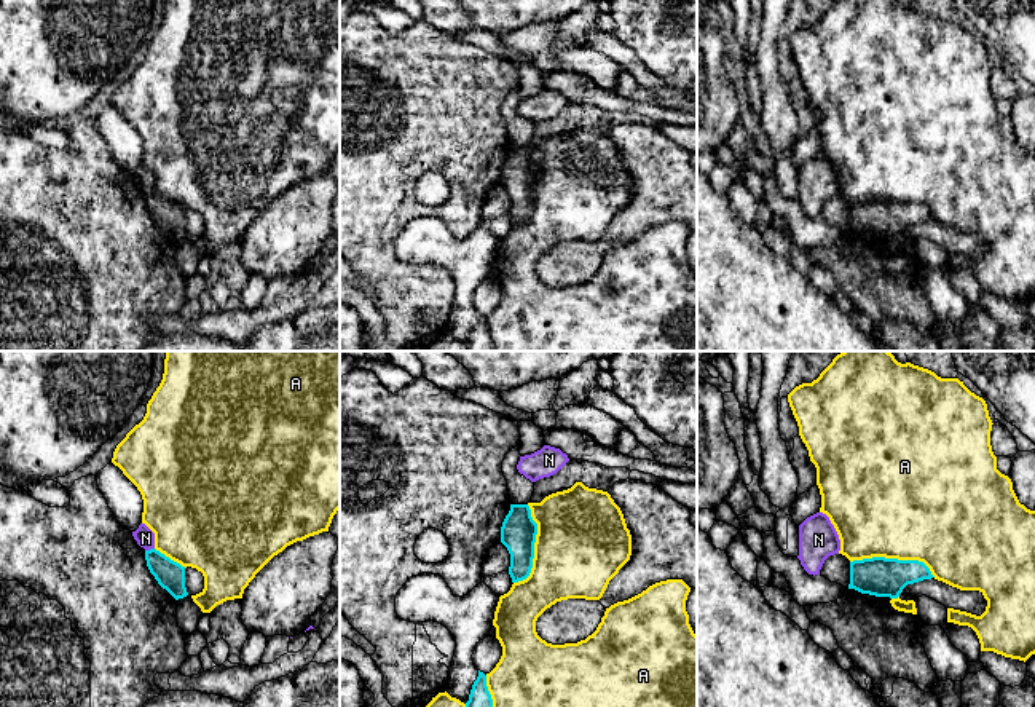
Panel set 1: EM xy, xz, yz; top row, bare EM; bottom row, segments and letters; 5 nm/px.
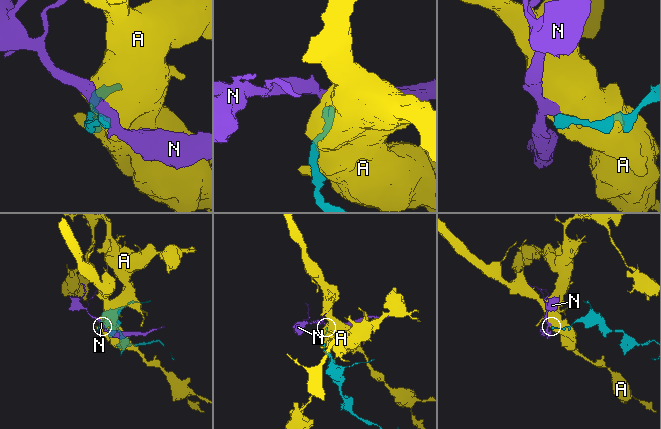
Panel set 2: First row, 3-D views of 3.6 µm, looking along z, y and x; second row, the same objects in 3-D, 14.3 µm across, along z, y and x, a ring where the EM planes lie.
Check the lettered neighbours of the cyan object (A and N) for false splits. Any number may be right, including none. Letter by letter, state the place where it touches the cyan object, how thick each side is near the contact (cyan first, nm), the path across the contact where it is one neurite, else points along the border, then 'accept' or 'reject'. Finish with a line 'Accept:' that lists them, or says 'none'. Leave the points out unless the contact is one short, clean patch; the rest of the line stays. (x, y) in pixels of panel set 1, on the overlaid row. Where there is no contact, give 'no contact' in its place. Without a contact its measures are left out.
A: meets cyan in yz at (893, 559); 200 nm thick on the cyan side, 500 nm on the other; reject
N: meets cyan in xy at (150, 549); 140 nm thick on the cyan side, 100 nm on the other; border along xy (153, 548), (145, 551); reject
Accept: none

